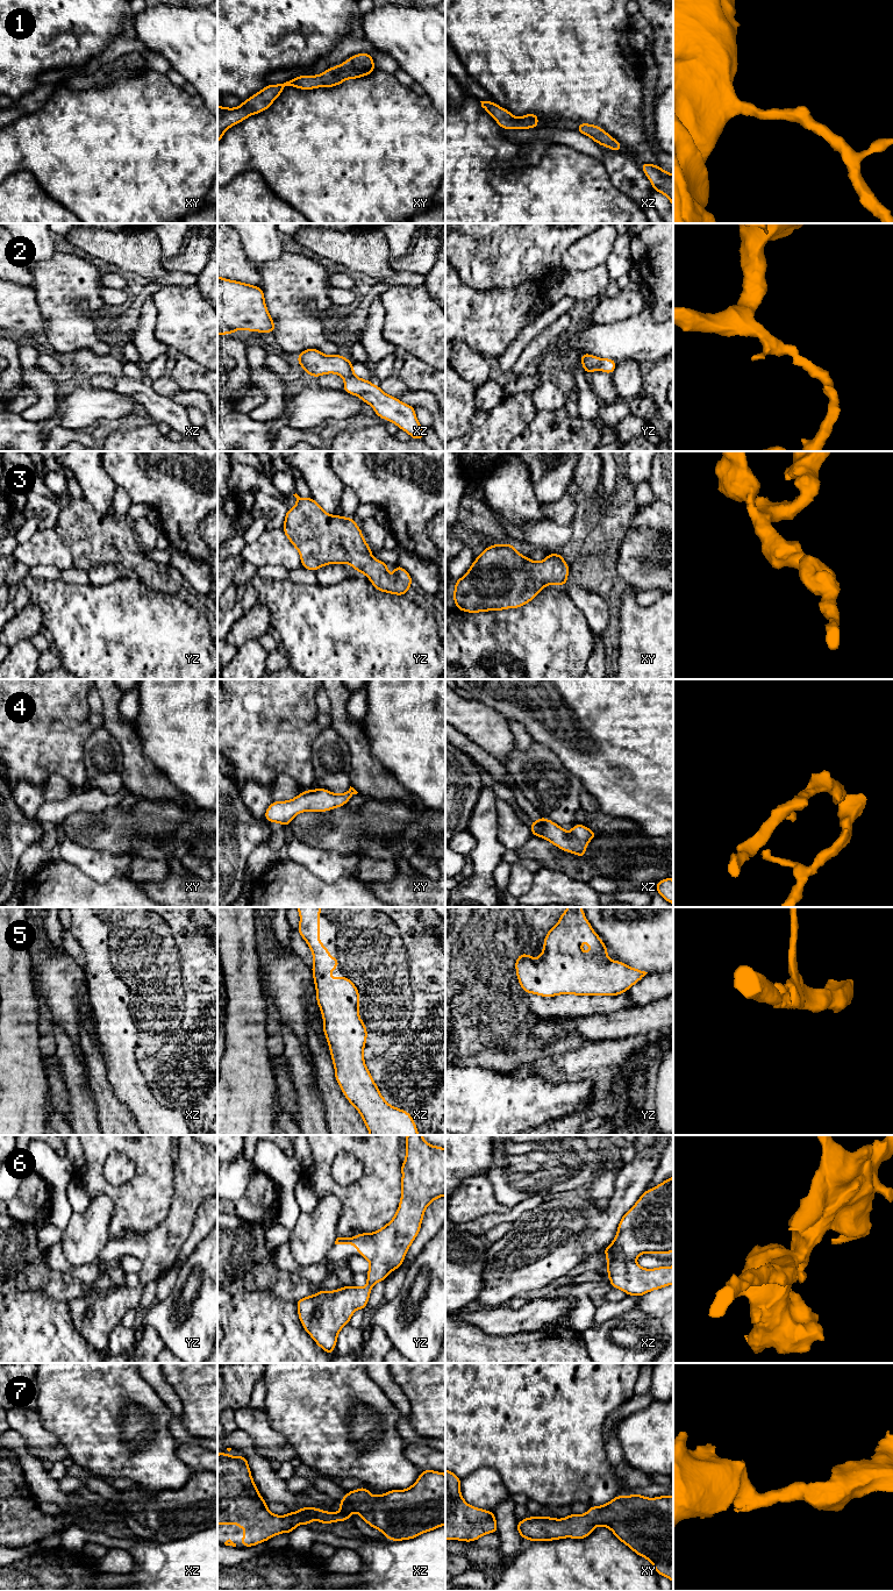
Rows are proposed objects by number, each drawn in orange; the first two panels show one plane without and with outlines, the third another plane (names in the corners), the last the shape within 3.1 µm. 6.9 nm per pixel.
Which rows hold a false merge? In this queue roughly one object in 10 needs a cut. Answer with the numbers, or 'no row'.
no row

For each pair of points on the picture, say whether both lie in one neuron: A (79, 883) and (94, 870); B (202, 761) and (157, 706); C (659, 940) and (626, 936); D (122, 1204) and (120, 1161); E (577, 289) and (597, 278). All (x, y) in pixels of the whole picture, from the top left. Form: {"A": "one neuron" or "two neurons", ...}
{"A": "two neurons", "B": "one neuron", "C": "one neuron", "D": "two neurons", "E": "one neuron"}

